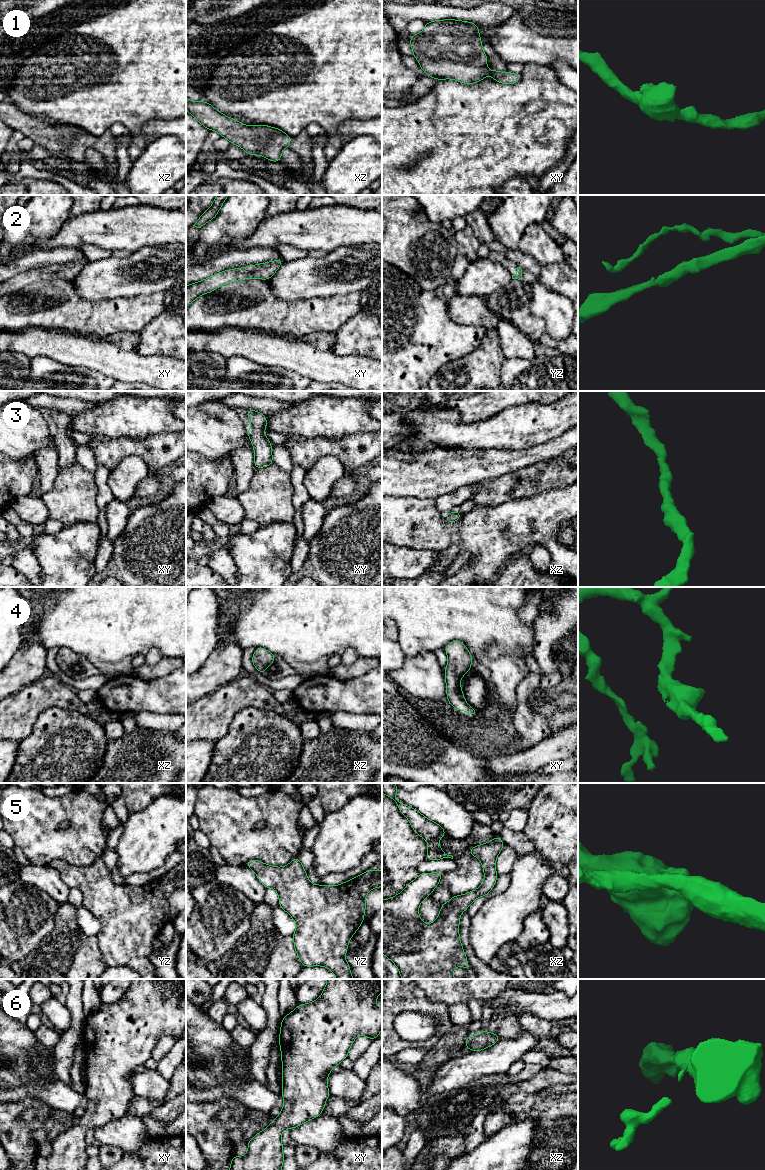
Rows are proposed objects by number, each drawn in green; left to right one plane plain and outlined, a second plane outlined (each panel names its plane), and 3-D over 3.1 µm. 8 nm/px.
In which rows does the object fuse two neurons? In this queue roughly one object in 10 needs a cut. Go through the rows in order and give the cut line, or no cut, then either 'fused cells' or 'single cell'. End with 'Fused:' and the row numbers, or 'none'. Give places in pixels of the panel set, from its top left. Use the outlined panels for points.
1: no cut; single cell
2: no cut; single cell
3: no cut; single cell
4: no cut; single cell
5: no cut; single cell
6: no cut; single cell
Fused: none

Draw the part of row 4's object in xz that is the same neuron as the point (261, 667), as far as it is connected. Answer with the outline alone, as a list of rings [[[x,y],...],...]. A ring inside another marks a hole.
[[[256,648],[252,656],[252,663],[258,672],[264,674],[267,667],[275,662],[275,655],[265,648]]]

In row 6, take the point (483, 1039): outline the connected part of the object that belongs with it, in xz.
[[[484,1030],[476,1035],[469,1035],[465,1042],[465,1048],[472,1051],[482,1051],[496,1044],[500,1038],[497,1033],[492,1034]]]

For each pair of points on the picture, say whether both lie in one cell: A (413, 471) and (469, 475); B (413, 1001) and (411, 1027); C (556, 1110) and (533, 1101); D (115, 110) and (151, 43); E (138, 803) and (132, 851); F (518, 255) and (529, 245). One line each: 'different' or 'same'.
A: same
B: different
C: same
D: same
E: different
F: different

